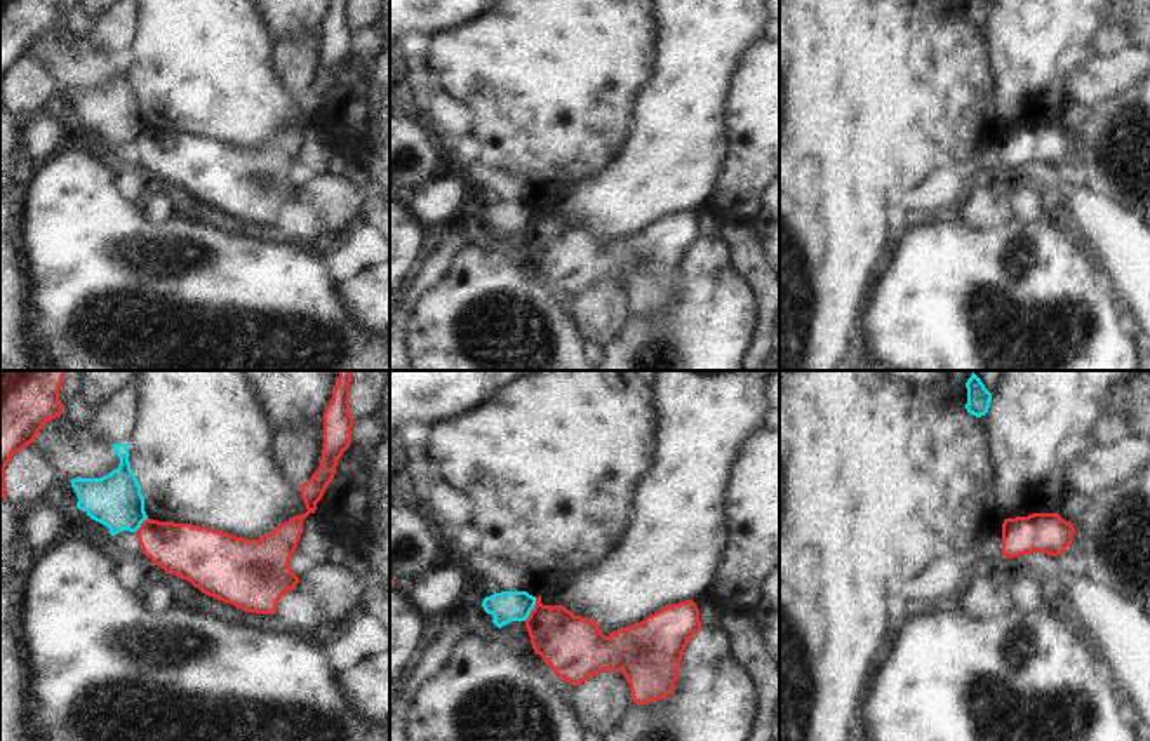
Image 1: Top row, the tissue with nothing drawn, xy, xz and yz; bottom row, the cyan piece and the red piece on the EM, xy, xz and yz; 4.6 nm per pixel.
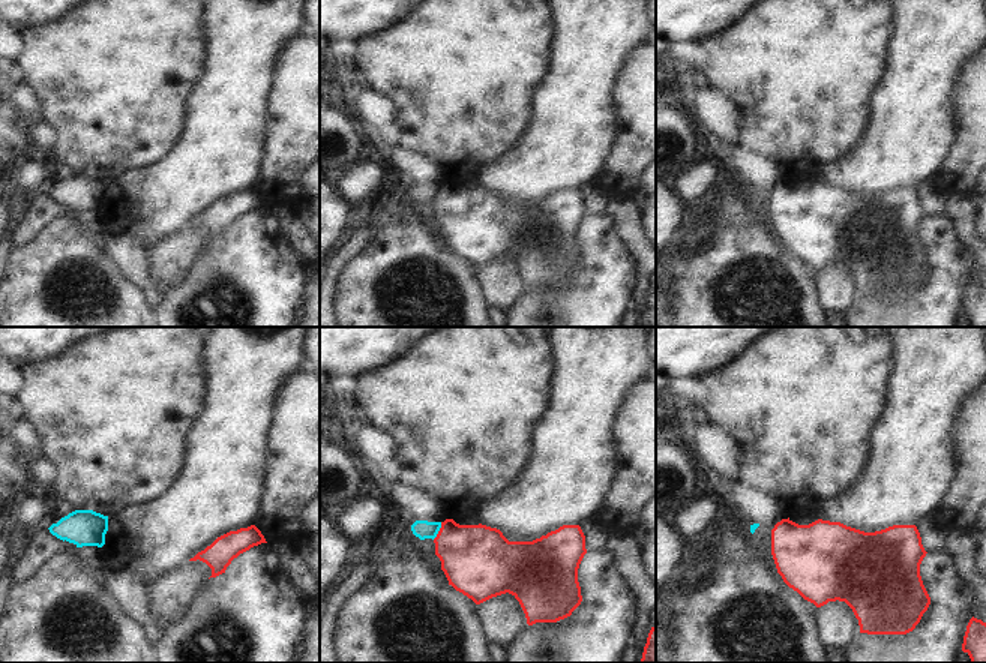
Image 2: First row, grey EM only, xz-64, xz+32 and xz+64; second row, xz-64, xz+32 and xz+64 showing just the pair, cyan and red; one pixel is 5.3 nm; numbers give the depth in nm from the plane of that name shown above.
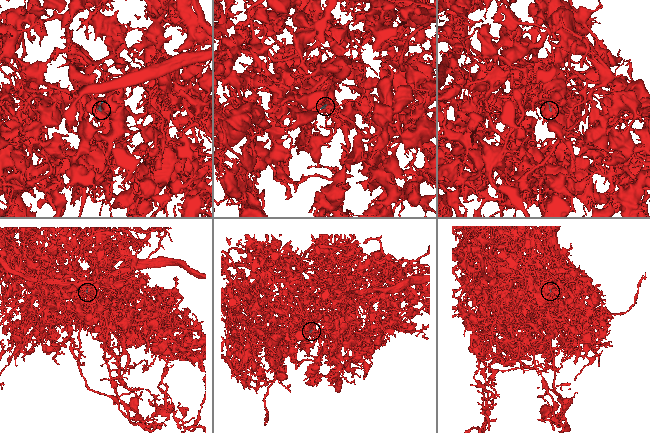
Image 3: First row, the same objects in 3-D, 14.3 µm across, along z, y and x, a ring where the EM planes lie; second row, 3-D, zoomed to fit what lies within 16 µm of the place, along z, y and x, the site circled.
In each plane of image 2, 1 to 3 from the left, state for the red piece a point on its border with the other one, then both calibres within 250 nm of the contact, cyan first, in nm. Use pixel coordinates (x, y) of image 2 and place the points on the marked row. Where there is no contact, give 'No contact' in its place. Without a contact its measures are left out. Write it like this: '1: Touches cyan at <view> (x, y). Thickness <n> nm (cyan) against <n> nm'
1: No contact
2: Touches cyan at xz+32 (437, 531). Thickness 100 nm (cyan) against 360 nm
3: No contact

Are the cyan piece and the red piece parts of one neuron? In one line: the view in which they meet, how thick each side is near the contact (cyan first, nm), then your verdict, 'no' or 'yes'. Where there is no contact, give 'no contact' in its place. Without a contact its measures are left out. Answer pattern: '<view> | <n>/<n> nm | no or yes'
xz | 140/280 nm | no

